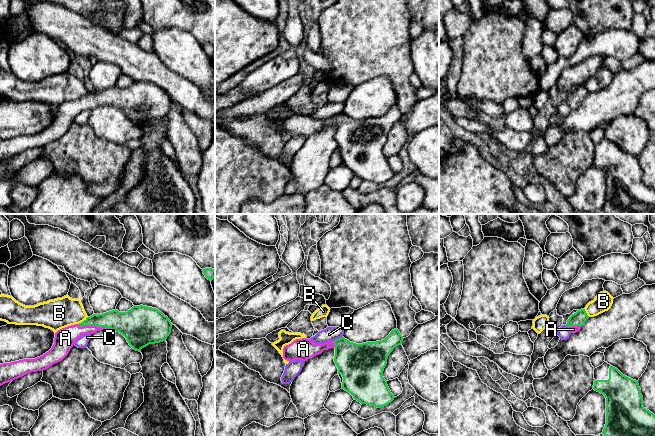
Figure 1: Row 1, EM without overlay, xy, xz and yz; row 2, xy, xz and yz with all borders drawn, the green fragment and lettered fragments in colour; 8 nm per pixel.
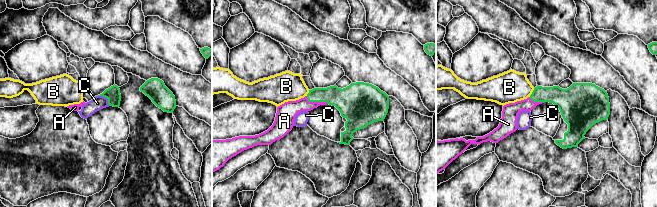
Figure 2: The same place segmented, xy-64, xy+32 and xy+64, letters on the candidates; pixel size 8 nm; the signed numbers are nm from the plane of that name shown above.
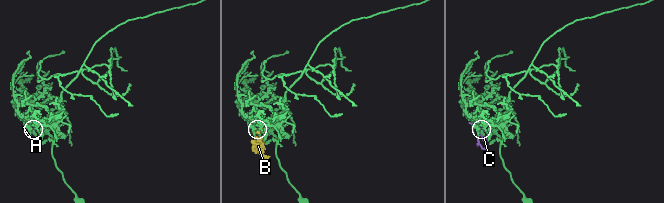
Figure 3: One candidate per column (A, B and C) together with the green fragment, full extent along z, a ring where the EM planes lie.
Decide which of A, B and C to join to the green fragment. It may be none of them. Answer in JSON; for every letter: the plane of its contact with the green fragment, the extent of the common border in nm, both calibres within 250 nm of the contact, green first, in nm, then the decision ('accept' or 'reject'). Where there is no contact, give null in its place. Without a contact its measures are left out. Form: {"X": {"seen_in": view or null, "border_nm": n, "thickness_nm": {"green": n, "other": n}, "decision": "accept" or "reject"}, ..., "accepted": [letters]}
{"A": {"seen_in": "xy", "border_nm": 280, "thickness_nm": {"green": 190, "other": 150}, "decision": "accept"}, "B": {"seen_in": "xy", "border_nm": 90, "thickness_nm": {"green": 160, "other": 240}, "decision": "reject"}, "C": {"seen_in": "xz", "border_nm": 90, "thickness_nm": {"green": 320, "other": 120}, "decision": "reject"}, "accepted": ["A"]}

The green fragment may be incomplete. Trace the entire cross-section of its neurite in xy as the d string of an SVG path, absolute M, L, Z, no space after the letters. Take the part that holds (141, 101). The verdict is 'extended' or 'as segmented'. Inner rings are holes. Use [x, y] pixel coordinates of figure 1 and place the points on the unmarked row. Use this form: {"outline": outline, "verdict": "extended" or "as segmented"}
{"outline": "M133 82L127 88L112 86L93 90L83 98L58 106L52 124L35 135L0 140L0 162L28 149L43 147L62 137L75 117L84 110L114 106L122 110L136 127L149 120L163 118L171 109L172 99L161 87L147 82Z", "verdict": "extended"}

